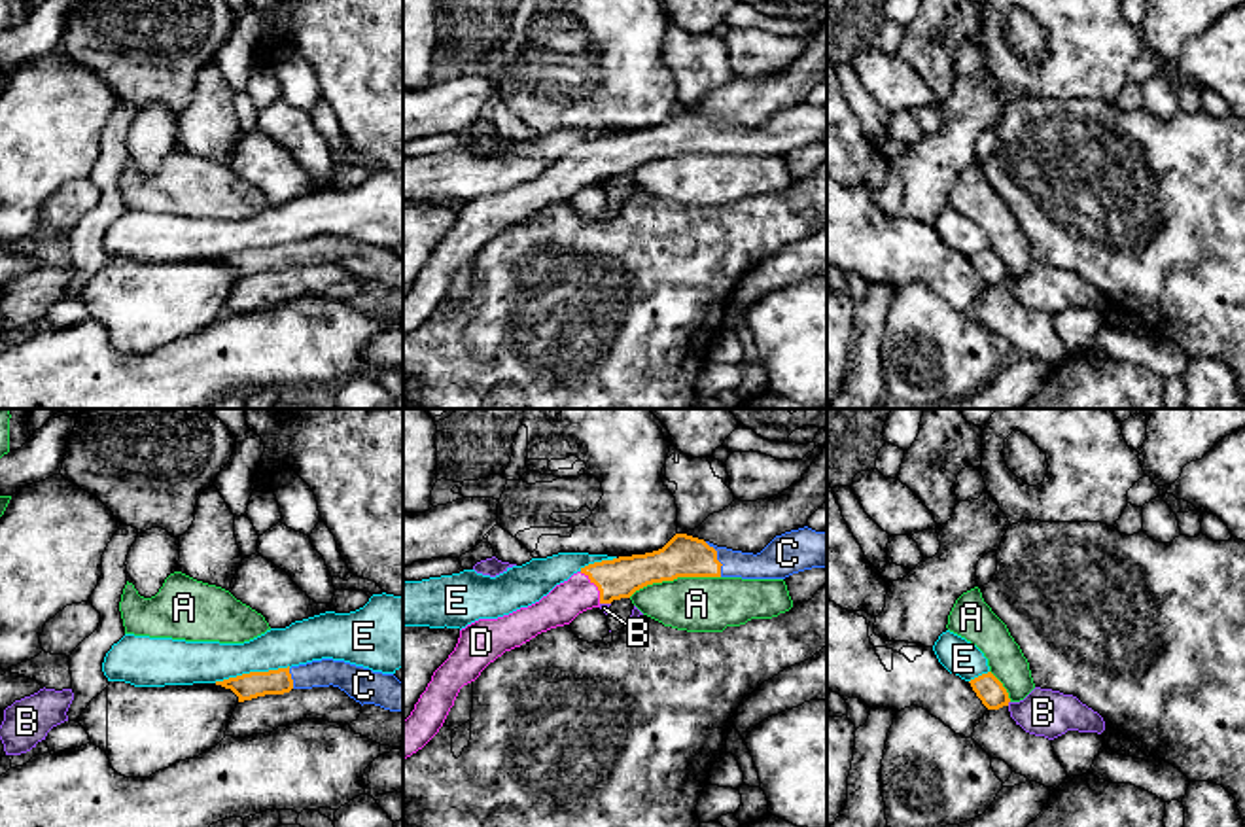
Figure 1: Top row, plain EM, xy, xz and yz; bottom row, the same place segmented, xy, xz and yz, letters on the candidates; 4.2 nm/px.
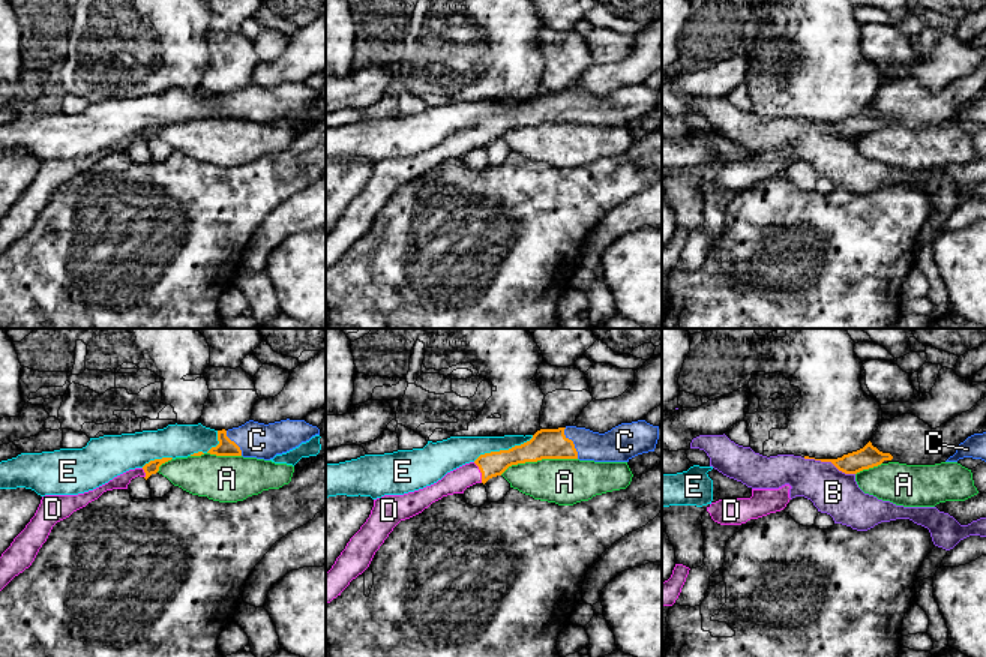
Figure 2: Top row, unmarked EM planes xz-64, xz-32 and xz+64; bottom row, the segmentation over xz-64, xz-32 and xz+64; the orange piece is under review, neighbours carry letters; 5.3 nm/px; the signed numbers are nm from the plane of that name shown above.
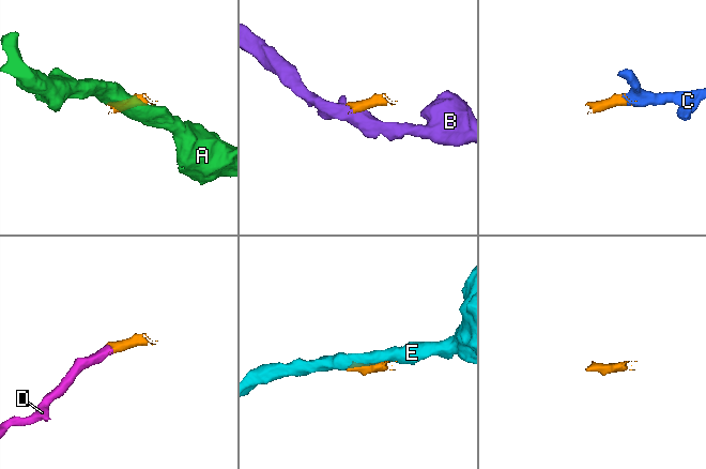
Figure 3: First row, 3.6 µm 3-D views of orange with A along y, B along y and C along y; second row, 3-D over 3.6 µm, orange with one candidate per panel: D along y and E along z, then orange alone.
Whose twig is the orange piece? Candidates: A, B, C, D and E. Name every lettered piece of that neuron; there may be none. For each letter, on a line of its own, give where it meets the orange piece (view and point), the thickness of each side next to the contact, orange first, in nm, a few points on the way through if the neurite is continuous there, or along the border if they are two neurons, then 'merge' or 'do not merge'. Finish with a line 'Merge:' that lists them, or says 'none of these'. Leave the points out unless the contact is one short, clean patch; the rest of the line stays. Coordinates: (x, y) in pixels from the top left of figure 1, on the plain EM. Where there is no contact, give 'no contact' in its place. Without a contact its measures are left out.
A: xz (674, 154) | 180/240 nm | do not merge
B: yz (1009, 277) | 120/200 nm | along yz (1009, 277), (1007, 281) | do not merge
C: xz (716, 135) | 180/150 nm | across xz (683, 131), (716, 135), (774, 137) | merge
D: xz (596, 161) | 170/160 nm | across xz (619, 154), (596, 161), (564, 178) | merge
E: xy (252, 248) | 110/180 nm | do not merge
Merge: C, D

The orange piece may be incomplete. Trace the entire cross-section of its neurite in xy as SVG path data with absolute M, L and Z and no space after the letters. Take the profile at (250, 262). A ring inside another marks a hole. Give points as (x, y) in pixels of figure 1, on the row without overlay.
M322 235L269 248L250 248L223 257L238 278L265 271L284 271L291 265L339 263L350 274L403 290L403 259L394 250L373 248L344 237Z

